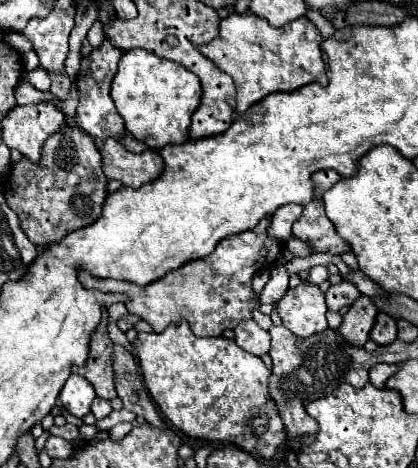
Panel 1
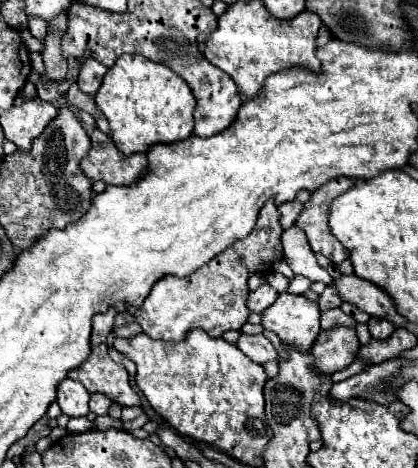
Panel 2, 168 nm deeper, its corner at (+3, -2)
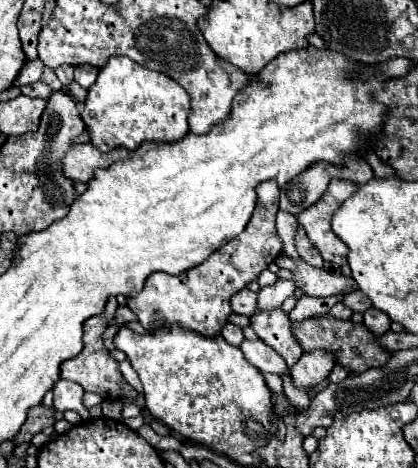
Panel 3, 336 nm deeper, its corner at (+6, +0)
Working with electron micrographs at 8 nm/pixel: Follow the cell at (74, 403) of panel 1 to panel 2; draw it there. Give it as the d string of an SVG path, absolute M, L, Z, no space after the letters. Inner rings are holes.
M64 379L58 385L58 405L64 415L68 417L82 417L88 415L88 401L90 393L84 389L80 381L74 379Z

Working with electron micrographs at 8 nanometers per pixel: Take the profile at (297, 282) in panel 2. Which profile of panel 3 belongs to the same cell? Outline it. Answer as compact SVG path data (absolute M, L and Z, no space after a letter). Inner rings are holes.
M277 281L275 285L259 289L255 313L257 311L273 311L275 307L279 307L293 293L295 293L295 285L291 281Z

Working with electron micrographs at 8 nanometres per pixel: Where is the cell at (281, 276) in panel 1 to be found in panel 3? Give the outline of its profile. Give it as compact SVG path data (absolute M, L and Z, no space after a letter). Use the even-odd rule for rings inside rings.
M241 289L231 297L231 309L233 313L239 315L253 315L257 305L257 293L249 291L249 289Z

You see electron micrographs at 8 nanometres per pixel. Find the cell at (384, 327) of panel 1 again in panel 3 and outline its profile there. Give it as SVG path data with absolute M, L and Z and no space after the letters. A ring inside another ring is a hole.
M371 307L371 309L367 309L367 311L363 313L363 317L365 317L365 325L367 325L367 329L369 329L371 333L383 335L385 331L389 331L391 319L389 319L383 311L379 311L379 309Z

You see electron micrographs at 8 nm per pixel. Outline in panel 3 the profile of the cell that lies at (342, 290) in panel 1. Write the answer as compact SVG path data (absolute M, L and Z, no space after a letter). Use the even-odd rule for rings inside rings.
M303 295L303 297L297 299L295 309L291 311L291 319L295 323L295 321L303 321L303 319L309 319L309 317L315 317L315 315L321 315L321 313L327 313L339 301L343 301L343 295L321 297L321 299L319 297L309 299L307 295Z

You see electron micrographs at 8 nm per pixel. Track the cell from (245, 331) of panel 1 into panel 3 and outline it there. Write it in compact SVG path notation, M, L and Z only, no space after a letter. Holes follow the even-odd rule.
M257 339L257 341L243 341L241 343L241 351L243 351L245 359L251 365L255 365L261 373L285 375L287 369L289 369L287 363L285 363L285 359L281 359L281 355L277 355L277 351L273 351L261 339Z

